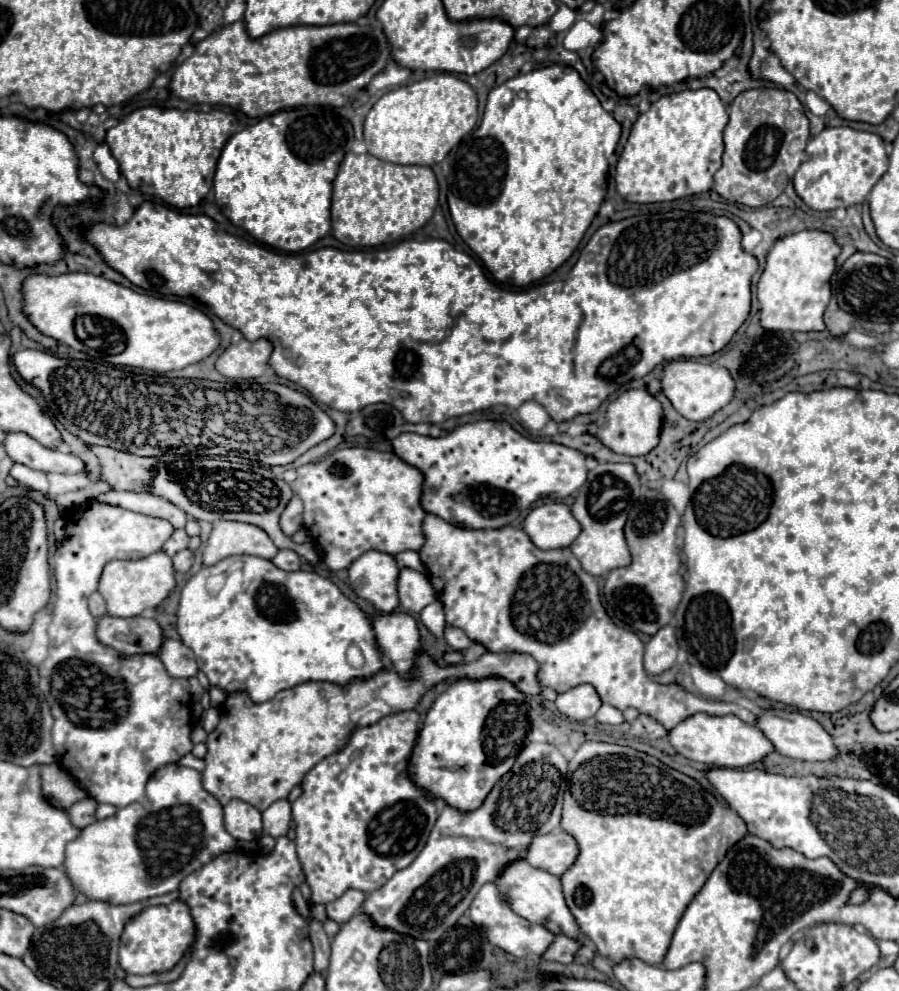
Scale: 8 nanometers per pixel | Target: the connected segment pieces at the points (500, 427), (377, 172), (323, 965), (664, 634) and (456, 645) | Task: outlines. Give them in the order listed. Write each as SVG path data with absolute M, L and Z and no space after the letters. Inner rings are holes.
M492 420L470 422L464 426L458 426L454 432L444 434L440 438L406 432L406 434L400 434L396 440L392 440L392 446L394 446L394 452L404 462L408 462L410 466L416 466L424 474L424 492L422 492L424 510L444 518L450 524L456 524L456 526L464 524L464 528L474 528L474 530L508 526L536 500L542 500L550 494L558 494L558 498L562 500L574 494L584 484L584 478L588 474L584 464L586 456L580 454L578 450L560 446L554 442L534 442L530 438L524 438L520 432L516 432L508 422L504 424L498 424ZM470 516L472 516L472 524L468 526L466 522L470 520Z
M346 154L334 178L331 204L331 233L342 244L354 249L368 249L392 244L422 228L438 204L438 182L430 166L402 166L384 162L372 154Z
M310 918L310 940L314 944L314 970L326 972L330 960L330 938L324 932L324 924L316 918Z
M672 626L660 628L646 644L646 652L644 652L646 674L658 676L670 670L672 664L676 662L676 654L678 654L678 642L674 636L674 628Z
M446 626L446 630L444 630L444 640L446 640L454 650L466 650L466 648L470 646L468 636L466 636L460 628L450 628L450 626Z

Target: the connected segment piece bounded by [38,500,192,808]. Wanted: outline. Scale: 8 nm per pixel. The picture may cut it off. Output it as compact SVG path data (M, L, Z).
M96 500L72 512L74 514L68 518L66 526L66 540L54 554L56 604L52 612L52 622L48 626L50 654L38 666L40 690L44 698L48 698L54 716L52 738L60 764L84 786L88 796L92 796L96 802L124 808L132 802L144 802L148 778L158 768L178 762L192 750L192 714L188 706L190 684L184 678L172 678L156 656L120 656L112 662L110 656L116 654L108 646L100 644L96 638L96 618L88 610L88 596L98 588L102 568L108 562L140 560L158 552L162 544L172 536L174 528L166 520L150 518Z

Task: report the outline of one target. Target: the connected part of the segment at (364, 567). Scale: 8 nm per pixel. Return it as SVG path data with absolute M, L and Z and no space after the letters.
M370 550L362 554L350 568L350 588L358 598L368 600L380 612L394 612L398 606L398 582L400 566L392 554Z

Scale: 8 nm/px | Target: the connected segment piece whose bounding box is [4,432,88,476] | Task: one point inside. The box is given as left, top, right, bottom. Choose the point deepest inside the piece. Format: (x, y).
(21, 448)

